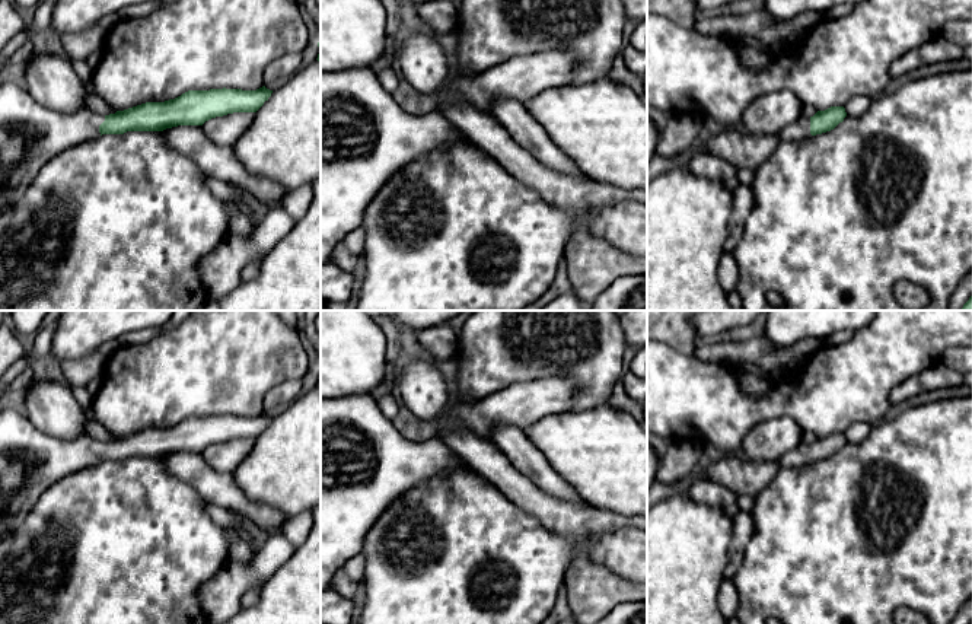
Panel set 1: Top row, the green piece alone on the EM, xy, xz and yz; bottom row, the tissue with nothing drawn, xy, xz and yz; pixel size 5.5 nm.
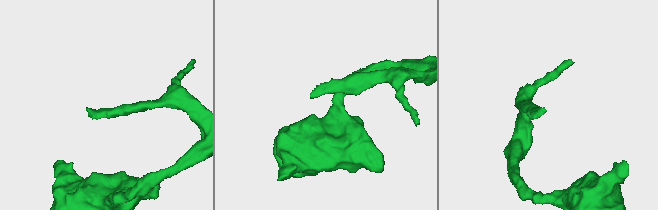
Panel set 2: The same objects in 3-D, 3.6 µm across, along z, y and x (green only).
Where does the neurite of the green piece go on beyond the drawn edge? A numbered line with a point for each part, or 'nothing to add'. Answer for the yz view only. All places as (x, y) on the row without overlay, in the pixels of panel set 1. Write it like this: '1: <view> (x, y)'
1: yz (800, 455)

